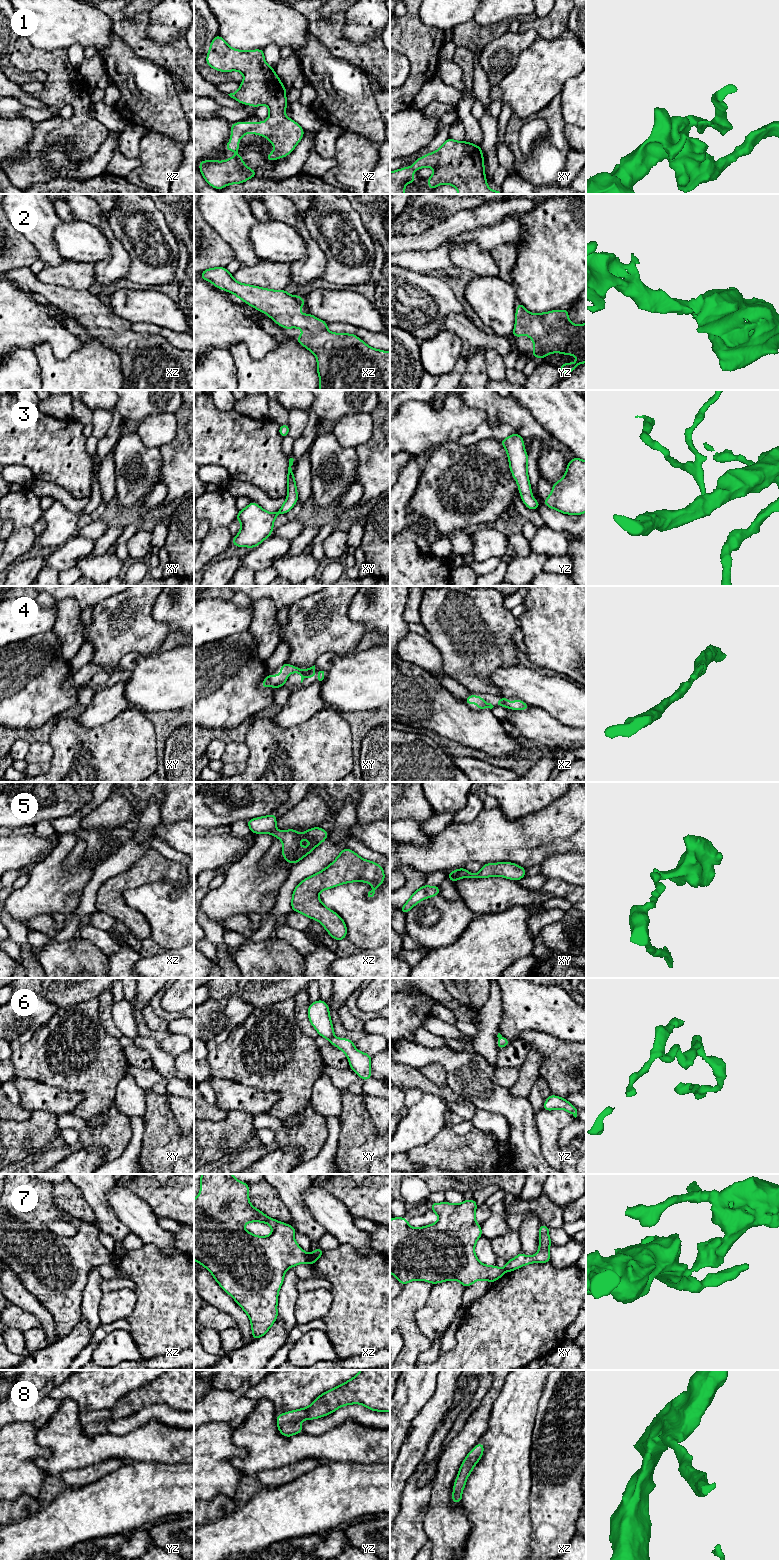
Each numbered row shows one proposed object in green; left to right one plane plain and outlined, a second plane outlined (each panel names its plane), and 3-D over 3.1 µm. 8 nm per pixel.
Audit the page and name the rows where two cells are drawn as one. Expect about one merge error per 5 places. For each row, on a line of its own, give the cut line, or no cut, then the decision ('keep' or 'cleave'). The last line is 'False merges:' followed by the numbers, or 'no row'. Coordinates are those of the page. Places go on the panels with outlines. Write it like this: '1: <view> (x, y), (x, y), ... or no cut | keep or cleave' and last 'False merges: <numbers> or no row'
1: no cut | keep
2: no cut | keep
3: no cut | keep
4: no cut | keep
5: no cut | keep
6: no cut | keep
7: xz (308, 1256), (306, 1262) | cleave
8: no cut | keep
False merges: 7

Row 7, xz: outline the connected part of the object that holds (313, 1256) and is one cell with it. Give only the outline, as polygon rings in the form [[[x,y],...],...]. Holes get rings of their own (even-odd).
[[[317,1248],[316,1250],[314,1250],[313,1252],[310,1252],[308,1255],[308,1260],[307,1260],[307,1264],[313,1265],[324,1253],[324,1250],[322,1250],[321,1248]]]

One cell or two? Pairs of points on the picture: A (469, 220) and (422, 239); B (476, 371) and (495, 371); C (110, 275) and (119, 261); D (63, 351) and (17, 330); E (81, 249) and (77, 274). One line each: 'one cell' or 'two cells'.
A: one cell
B: two cells
C: one cell
D: one cell
E: two cells

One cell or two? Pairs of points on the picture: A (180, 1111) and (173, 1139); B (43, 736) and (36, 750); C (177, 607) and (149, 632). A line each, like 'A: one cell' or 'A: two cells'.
A: two cells
B: two cells
C: two cells

